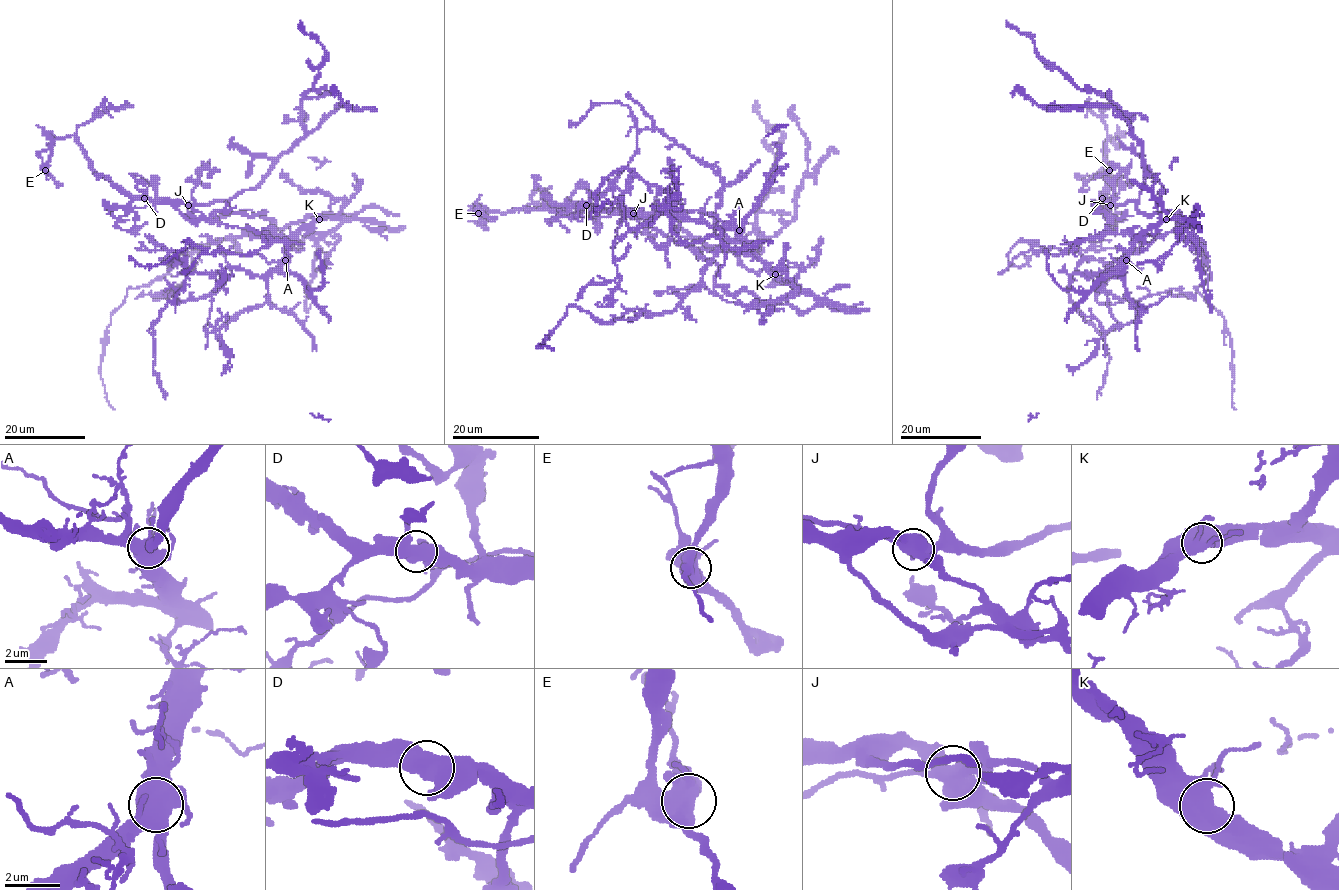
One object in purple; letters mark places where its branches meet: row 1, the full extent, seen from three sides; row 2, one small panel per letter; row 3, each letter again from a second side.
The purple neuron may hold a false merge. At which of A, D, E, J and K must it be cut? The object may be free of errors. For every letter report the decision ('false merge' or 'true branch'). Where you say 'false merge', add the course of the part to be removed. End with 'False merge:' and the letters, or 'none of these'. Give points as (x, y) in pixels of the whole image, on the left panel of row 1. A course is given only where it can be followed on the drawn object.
A: true branch
D: true branch
E: true branch
J: true branch
K: true branch
False merge: none of these

